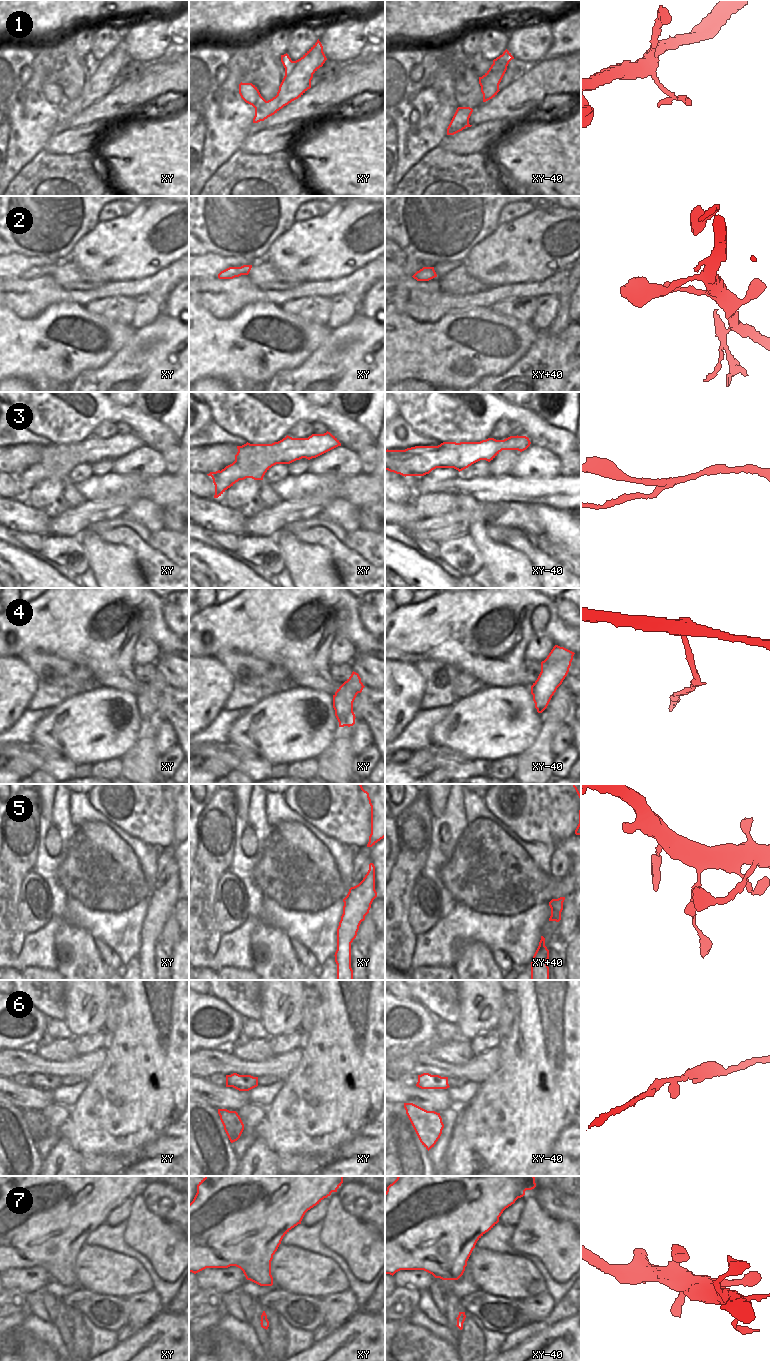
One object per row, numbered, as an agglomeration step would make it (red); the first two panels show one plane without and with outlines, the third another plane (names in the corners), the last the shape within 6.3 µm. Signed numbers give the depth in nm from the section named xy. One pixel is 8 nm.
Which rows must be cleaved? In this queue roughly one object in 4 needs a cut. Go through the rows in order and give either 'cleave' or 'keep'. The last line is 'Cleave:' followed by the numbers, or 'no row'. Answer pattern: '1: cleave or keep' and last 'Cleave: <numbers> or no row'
1: cleave
2: keep
3: cleave
4: keep
5: keep
6: keep
7: keep
Cleave: 1, 3

